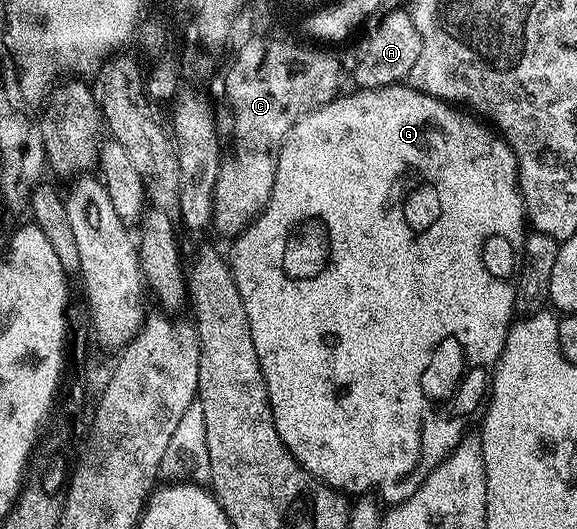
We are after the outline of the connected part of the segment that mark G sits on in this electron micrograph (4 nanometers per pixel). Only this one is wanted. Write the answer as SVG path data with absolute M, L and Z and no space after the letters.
M402 83L402 84L391 84L391 85L390 85L390 86L382 86L382 87L381 87L381 88L361 88L361 90L360 90L360 92L358 92L358 93L356 93L356 94L353 94L353 95L351 95L351 96L350 96L350 97L342 97L342 96L339 96L339 95L337 95L337 97L336 97L336 99L335 99L335 100L331 100L331 102L330 102L330 103L329 103L329 104L324 104L324 105L322 105L322 107L321 107L321 108L315 108L315 109L314 109L314 111L312 111L312 112L308 112L308 113L307 113L307 114L305 114L305 115L304 115L304 117L303 117L303 118L302 118L302 119L300 119L300 121L299 121L299 122L297 122L297 123L296 123L296 124L295 124L295 126L293 126L293 127L292 127L292 129L291 129L291 130L290 130L290 131L289 131L289 132L288 132L288 137L286 137L286 139L285 139L285 140L284 140L284 142L283 142L283 144L281 144L281 145L280 145L280 157L279 157L279 158L278 158L278 166L277 166L277 167L276 167L276 173L275 173L275 174L274 174L274 190L273 190L273 191L272 191L272 197L271 197L271 198L270 198L270 202L269 202L269 203L268 203L268 205L267 205L267 206L266 206L266 207L265 207L265 208L264 208L264 210L263 210L263 212L261 212L261 213L260 213L260 215L259 215L259 216L257 216L257 217L256 217L256 219L255 219L255 220L253 220L253 221L252 221L252 223L251 223L251 224L249 224L249 225L248 225L248 227L247 227L247 228L245 228L245 229L244 229L244 231L243 231L243 232L241 232L241 233L240 233L240 235L239 235L239 236L237 236L237 237L235 237L235 239L233 239L233 240L232 240L232 241L231 241L231 244L232 244L232 256L231 256L231 255L230 255L230 263L231 263L231 266L232 266L232 273L233 273L233 274L234 274L234 282L235 282L235 283L236 283L236 285L237 285L237 286L238 286L238 294L242 294L242 306L246 306L246 318L250 318L250 338L254 338L254 350L258 350L258 362L259 362L259 363L260 363L260 365L261 365L261 366L262 366L262 374L263 374L263 375L264 375L264 377L265 377L265 378L266 378L266 390L267 390L267 391L268 391L268 401L269 401L269 402L270 402L270 403L271 403L271 404L272 404L272 417L273 417L273 418L274 418L274 426L275 426L275 427L276 427L276 429L277 429L277 430L278 430L278 434L279 434L279 435L280 435L280 437L281 437L281 438L282 438L282 442L283 442L283 443L284 443L284 445L286 445L286 446L287 446L287 448L288 448L288 449L289 449L289 450L290 450L290 454L291 454L291 455L292 455L292 456L293 456L293 457L294 457L294 458L295 458L295 460L296 460L296 461L298 461L298 462L299 462L299 464L300 464L300 465L301 465L301 466L303 466L303 468L304 468L304 469L306 469L306 470L307 470L307 472L309 472L309 473L310 473L310 474L311 474L311 475L312 475L312 476L316 476L316 477L317 477L317 478L319 478L319 480L320 480L320 481L322 481L322 483L324 483L324 484L328 484L328 485L330 485L330 487L331 487L331 488L335 488L335 489L336 489L336 491L337 491L337 492L342 492L342 493L345 493L345 494L353 494L353 493L352 493L352 492L356 492L356 493L355 493L355 494L368 494L368 493L371 493L371 492L372 492L372 491L373 491L373 490L372 490L372 489L371 489L371 488L380 488L380 492L381 492L381 494L382 494L382 495L384 495L384 496L385 496L385 498L386 498L386 499L388 499L388 500L389 500L389 501L388 501L388 502L387 502L387 503L388 503L388 504L389 504L389 505L392 505L392 506L395 506L395 505L397 505L397 504L401 504L401 502L403 502L403 501L404 501L404 500L405 500L405 499L406 499L406 498L410 498L410 494L414 494L414 490L418 490L418 486L422 486L422 482L423 482L423 481L424 481L424 479L426 479L426 477L427 477L427 476L428 476L428 475L430 475L430 473L431 473L431 472L433 472L433 470L435 470L435 468L437 468L437 466L438 466L438 465L439 465L439 464L440 464L440 463L442 463L442 461L444 461L444 459L446 459L446 457L448 457L448 455L449 455L449 454L450 454L450 453L452 453L452 452L453 452L453 450L454 450L454 449L455 449L455 448L456 448L456 443L458 443L458 441L459 441L459 440L460 440L460 438L461 438L461 436L463 436L463 435L465 435L465 432L466 432L466 428L464 428L464 423L466 423L466 422L467 422L467 420L468 420L468 416L472 416L472 415L474 415L474 414L475 414L475 412L476 412L476 411L477 411L477 412L476 412L476 415L477 415L477 413L479 413L479 412L480 412L480 411L481 411L481 408L482 408L482 405L483 405L483 404L484 404L484 403L485 403L485 401L487 401L487 399L488 399L488 397L489 397L489 395L490 395L490 389L491 389L491 386L492 386L492 374L493 374L493 372L495 372L495 370L496 370L496 364L497 364L497 363L498 363L498 362L499 362L499 361L500 361L500 355L501 355L501 354L502 354L502 350L503 350L503 349L504 349L504 343L505 343L505 342L506 342L506 338L507 338L507 337L508 337L508 329L509 329L509 327L510 327L510 325L511 325L511 324L512 324L512 323L513 323L513 320L514 320L514 309L515 309L515 307L516 307L516 279L517 279L517 276L518 276L518 246L520 246L520 245L523 245L523 243L524 243L524 238L525 238L525 235L526 235L526 213L525 213L525 210L524 210L524 199L523 199L523 198L522 198L522 194L521 194L521 193L520 193L520 186L519 186L519 184L517 184L517 183L516 183L516 159L515 159L515 158L514 158L514 154L513 154L513 153L512 153L512 151L511 151L511 150L510 150L510 146L509 146L509 145L508 145L508 143L507 143L507 142L505 142L505 141L504 141L504 140L503 140L503 139L502 139L502 138L501 138L501 137L500 137L500 136L499 136L499 135L497 135L497 133L496 133L496 132L495 132L495 131L493 131L493 129L492 129L492 128L491 128L491 127L489 127L489 125L488 125L488 124L487 124L487 123L484 123L484 122L481 122L481 121L480 121L480 120L479 120L479 119L477 119L477 117L476 117L476 116L475 116L475 115L472 115L472 114L469 114L469 113L468 113L468 112L467 112L467 111L464 111L464 110L461 110L461 109L460 109L460 108L459 108L459 107L456 107L456 106L453 106L453 105L451 105L451 104L449 104L449 103L448 103L448 101L446 101L446 100L440 100L440 99L439 99L439 98L438 98L438 97L437 97L437 96L431 96L431 95L430 95L430 94L426 94L426 93L425 93L425 92L420 92L420 91L419 91L419 90L417 90L417 89L416 89L416 88L414 88L414 87L411 87L411 86L409 86L409 85L408 85L408 84L407 84L407 83Z

